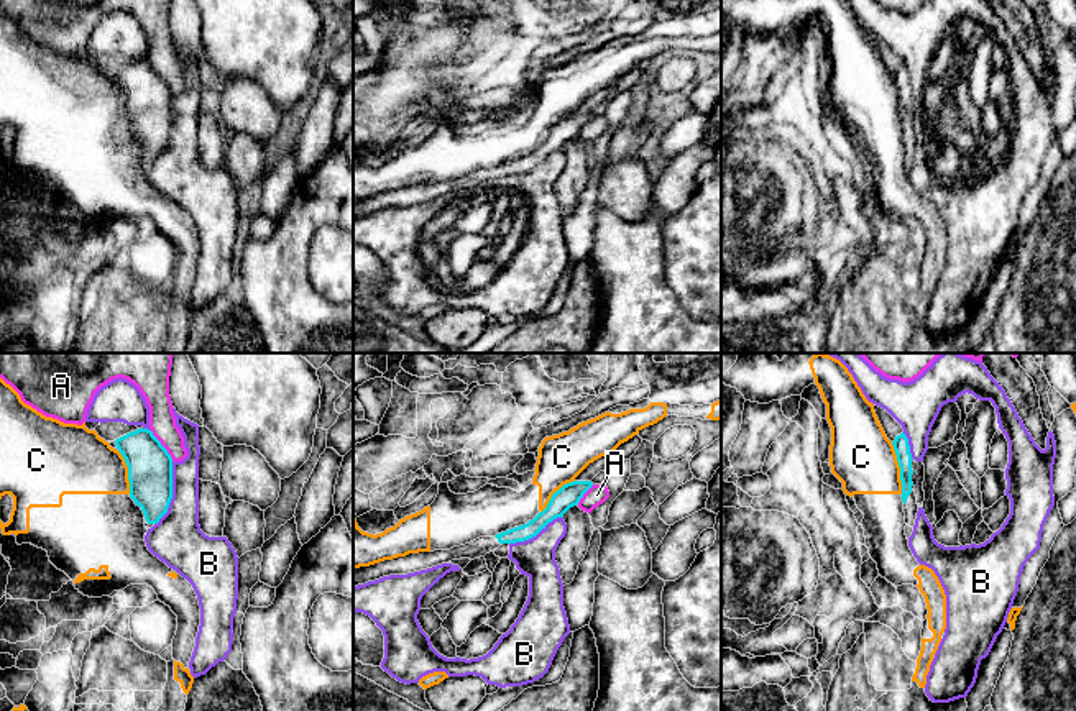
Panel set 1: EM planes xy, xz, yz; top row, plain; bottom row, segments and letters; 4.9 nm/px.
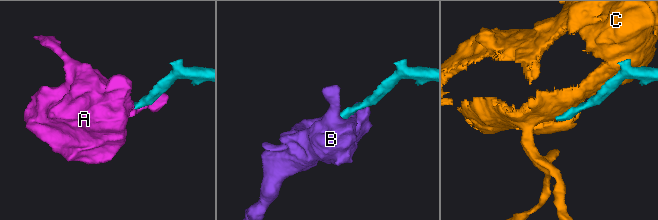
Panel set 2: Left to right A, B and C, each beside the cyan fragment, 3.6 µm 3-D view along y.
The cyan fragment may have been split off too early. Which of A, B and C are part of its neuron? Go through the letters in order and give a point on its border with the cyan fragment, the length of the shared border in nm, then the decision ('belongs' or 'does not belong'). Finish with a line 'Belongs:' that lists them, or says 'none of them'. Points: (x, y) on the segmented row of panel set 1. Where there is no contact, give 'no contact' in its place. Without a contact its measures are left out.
A: meets cyan in xy at (161, 445); contact 190 nm long; does not belong
B: meets cyan in xy at (171, 493); contact 320 nm long; does not belong
C: meets cyan in yz at (901, 468); contact 260 nm long; does not belong
Belongs: none of them

